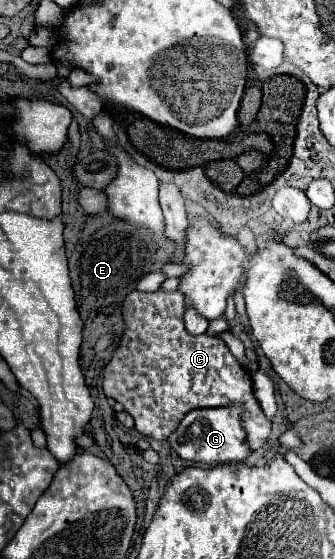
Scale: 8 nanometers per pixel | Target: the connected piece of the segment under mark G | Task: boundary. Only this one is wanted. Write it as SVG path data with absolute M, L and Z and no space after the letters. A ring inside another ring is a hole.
M229 405L229 407L209 407L209 409L193 409L189 411L181 423L177 425L177 429L169 435L169 445L179 453L179 457L187 459L187 461L197 461L203 465L217 465L217 463L235 463L235 461L245 461L251 455L251 447L247 443L247 435L245 435L245 427L241 423L243 419L243 407L241 405Z

